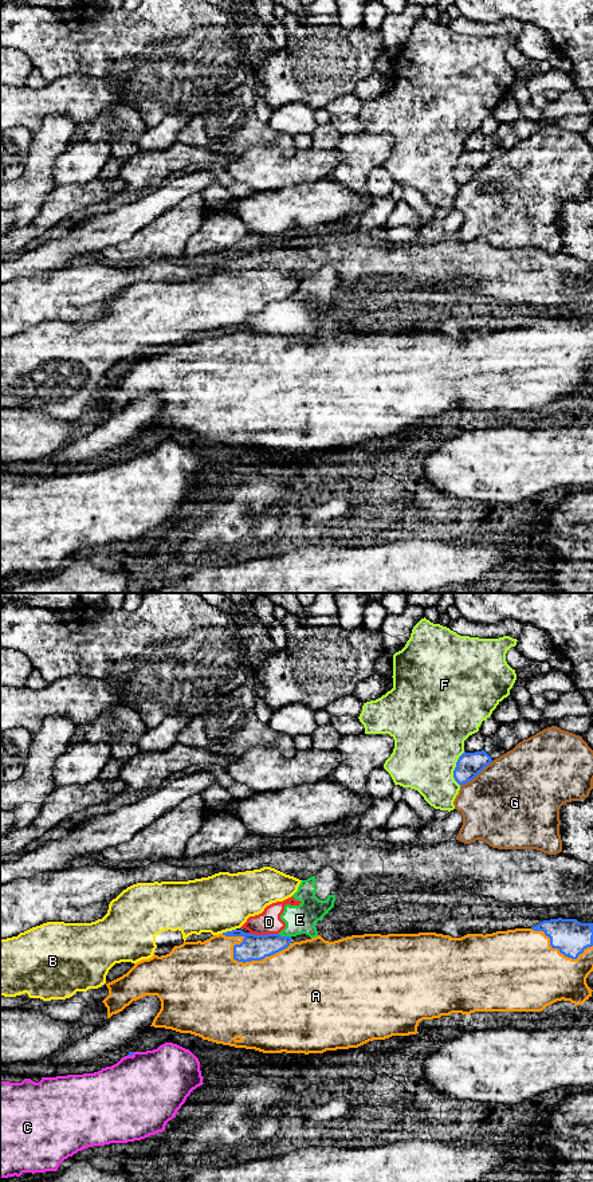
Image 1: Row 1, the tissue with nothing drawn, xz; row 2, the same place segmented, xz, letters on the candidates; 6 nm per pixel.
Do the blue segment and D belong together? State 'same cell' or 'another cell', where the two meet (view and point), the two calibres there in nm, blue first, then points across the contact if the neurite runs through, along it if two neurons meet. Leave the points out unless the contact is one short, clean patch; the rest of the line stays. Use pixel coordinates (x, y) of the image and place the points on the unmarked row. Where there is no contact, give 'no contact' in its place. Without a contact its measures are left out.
another cell | xz (263, 334) | 160/140 nm | along xz (248, 332), (278, 333)

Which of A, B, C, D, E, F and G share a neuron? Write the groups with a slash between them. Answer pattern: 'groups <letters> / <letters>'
groups A / B / C / D E / F / G

